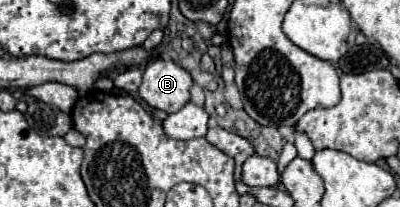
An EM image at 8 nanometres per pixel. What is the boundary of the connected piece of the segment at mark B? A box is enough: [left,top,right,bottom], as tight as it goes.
[139,58,193,114]

